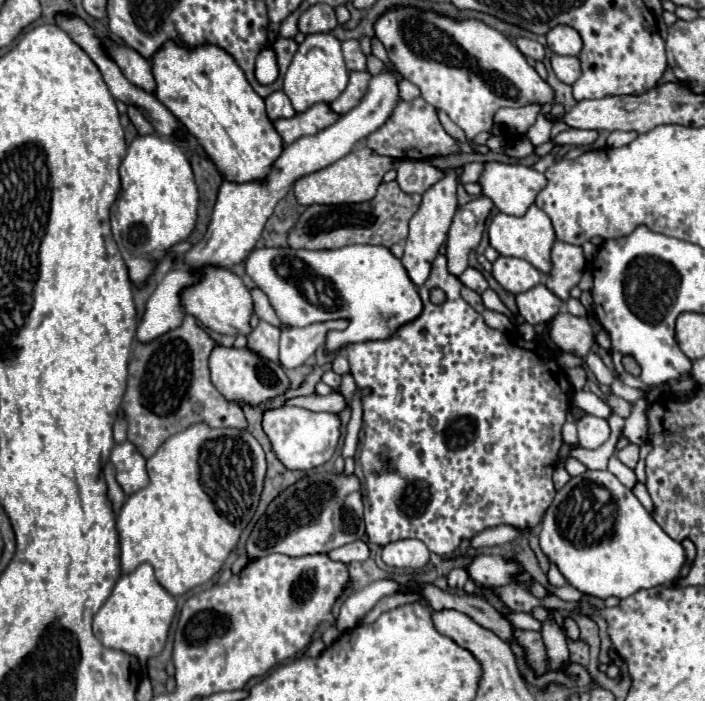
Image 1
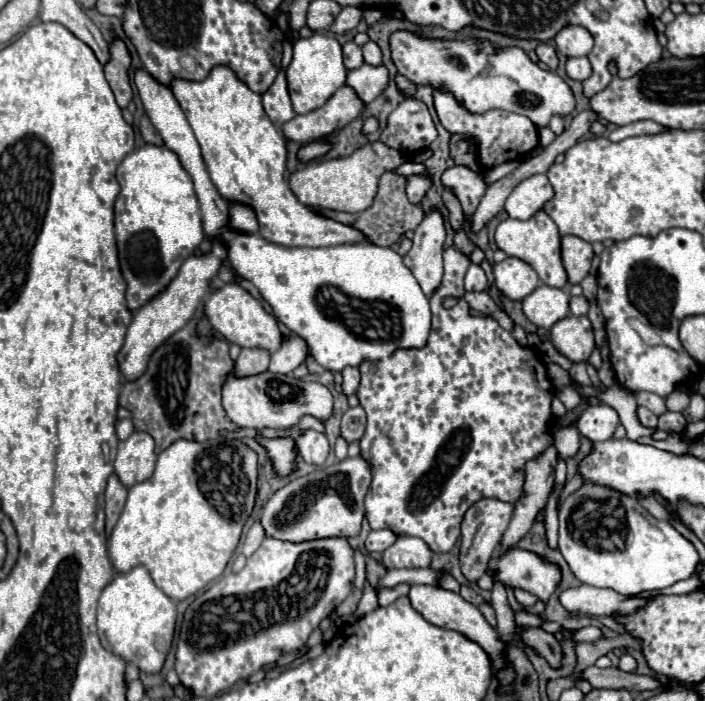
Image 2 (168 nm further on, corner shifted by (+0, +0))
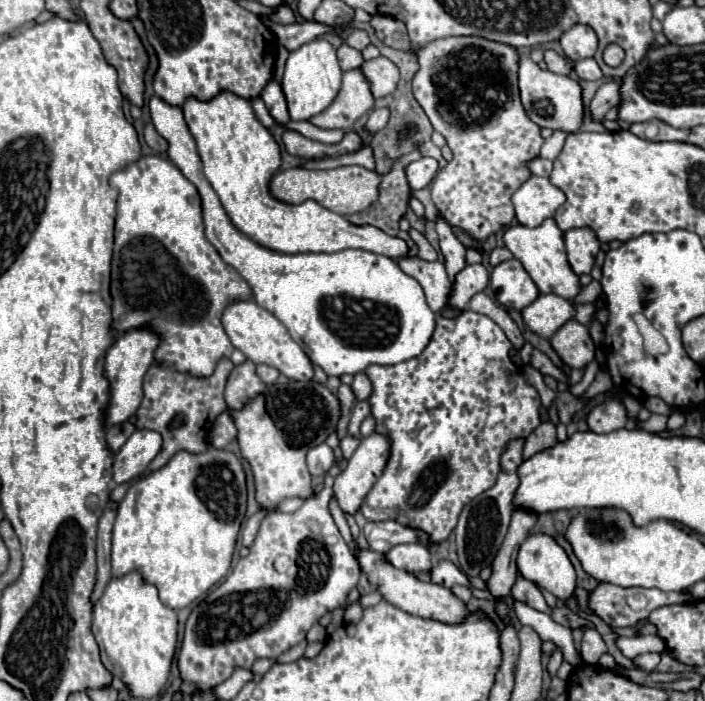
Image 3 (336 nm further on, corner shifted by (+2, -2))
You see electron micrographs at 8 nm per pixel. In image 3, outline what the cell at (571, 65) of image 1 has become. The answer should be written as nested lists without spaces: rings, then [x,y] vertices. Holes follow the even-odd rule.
[[[584,58],[584,60],[578,60],[574,64],[574,72],[578,74],[578,78],[582,80],[600,80],[602,78],[602,72],[596,64],[594,58]]]

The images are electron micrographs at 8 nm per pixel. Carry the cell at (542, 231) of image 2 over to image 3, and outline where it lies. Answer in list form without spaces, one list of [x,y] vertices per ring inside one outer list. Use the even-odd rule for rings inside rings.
[[[546,218],[536,228],[528,228],[528,226],[522,226],[522,224],[514,224],[514,226],[506,228],[504,244],[512,252],[512,256],[522,262],[522,266],[526,268],[526,272],[530,274],[530,278],[534,280],[534,284],[538,286],[538,290],[542,294],[552,292],[552,294],[558,294],[566,300],[572,300],[580,292],[578,276],[572,272],[572,268],[566,260],[562,230],[556,226],[556,222],[552,218]]]

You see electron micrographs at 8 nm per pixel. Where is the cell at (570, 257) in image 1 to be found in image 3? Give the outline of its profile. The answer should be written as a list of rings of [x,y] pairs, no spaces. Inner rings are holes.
[[[574,228],[564,232],[564,244],[566,244],[566,254],[572,270],[580,274],[590,274],[594,266],[594,256],[600,250],[600,242],[594,236],[592,230],[588,228]]]

